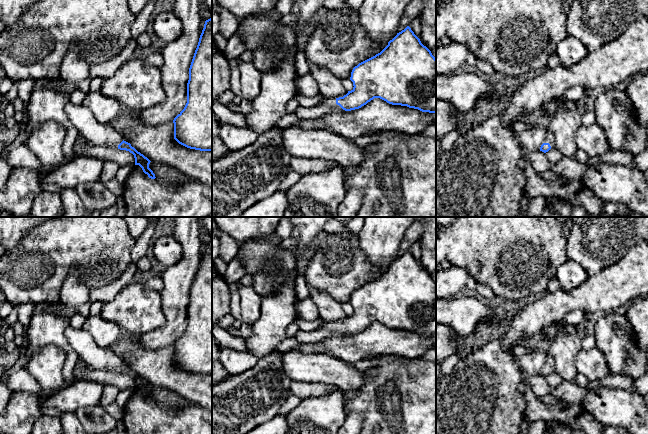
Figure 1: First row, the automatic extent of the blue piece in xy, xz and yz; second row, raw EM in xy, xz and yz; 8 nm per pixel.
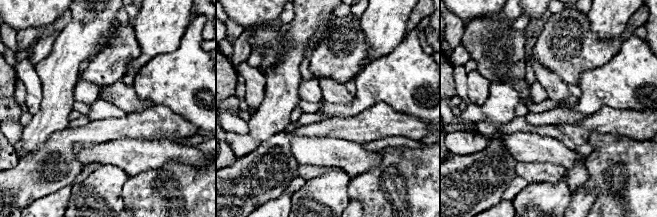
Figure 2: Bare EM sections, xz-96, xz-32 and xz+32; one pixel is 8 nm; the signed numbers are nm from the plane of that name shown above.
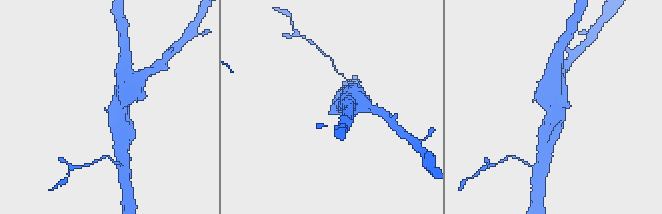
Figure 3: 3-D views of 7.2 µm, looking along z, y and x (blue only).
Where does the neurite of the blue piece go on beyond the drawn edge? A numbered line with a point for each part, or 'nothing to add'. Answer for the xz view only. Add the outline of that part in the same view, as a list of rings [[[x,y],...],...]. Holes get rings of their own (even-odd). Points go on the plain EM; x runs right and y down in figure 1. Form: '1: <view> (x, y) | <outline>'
1: xz (326, 325) | [[[323,322],[323,324],[320,326],[321,329],[328,329],[333,330],[339,333],[342,333],[339,329],[336,328],[336,322]]]

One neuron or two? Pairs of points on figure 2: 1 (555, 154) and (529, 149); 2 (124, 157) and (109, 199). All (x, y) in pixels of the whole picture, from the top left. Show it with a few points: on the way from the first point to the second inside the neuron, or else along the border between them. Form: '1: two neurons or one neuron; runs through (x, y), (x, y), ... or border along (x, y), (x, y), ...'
1: one neuron; runs through (549, 150), (535, 149)
2: two neurons; border along (100, 165), (114, 164), (129, 176)

